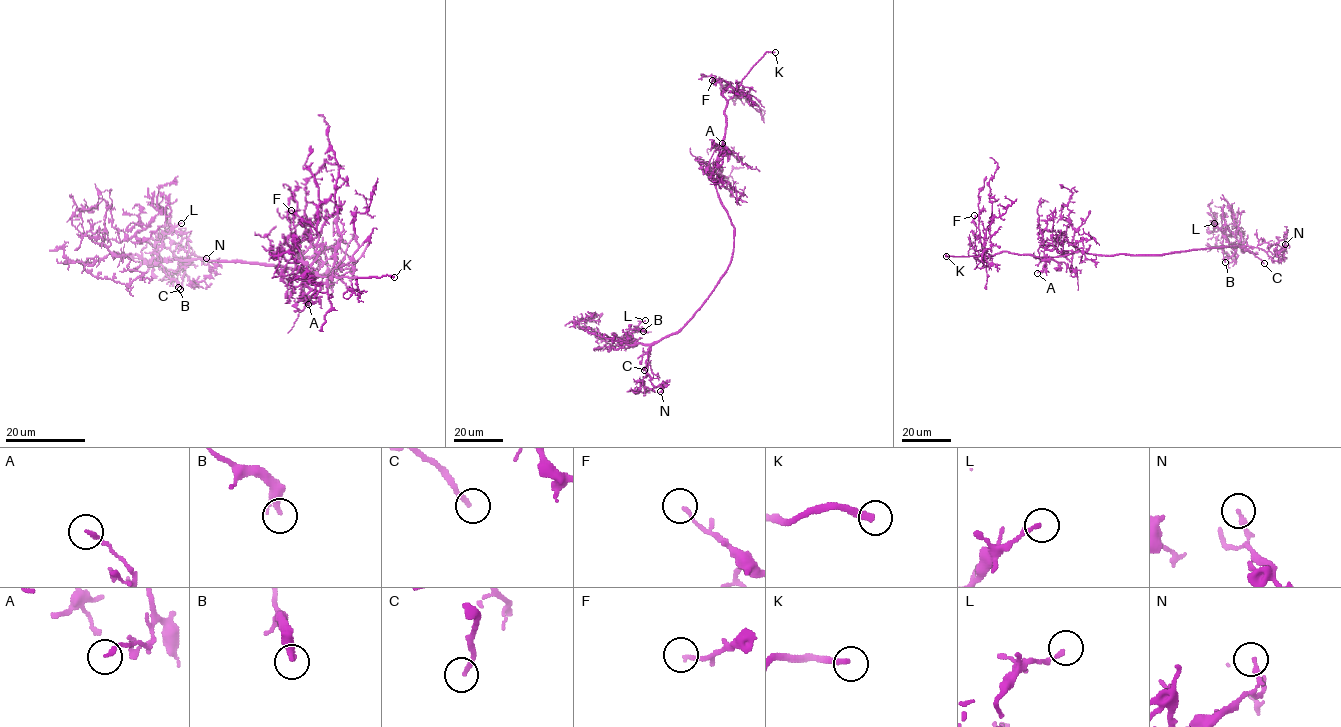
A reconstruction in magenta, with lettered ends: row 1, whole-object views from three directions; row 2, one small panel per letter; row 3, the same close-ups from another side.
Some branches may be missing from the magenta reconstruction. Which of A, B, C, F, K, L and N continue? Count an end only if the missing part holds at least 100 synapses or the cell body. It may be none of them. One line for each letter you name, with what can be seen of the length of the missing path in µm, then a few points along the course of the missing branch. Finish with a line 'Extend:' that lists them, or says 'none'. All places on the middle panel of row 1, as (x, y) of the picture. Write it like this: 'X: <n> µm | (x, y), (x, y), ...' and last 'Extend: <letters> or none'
C: 20 µm | (644, 370), (644, 383), (648, 386), (652, 385)
K: 50 µm | (775, 52), (784, 58), (783, 48), (756, 17), (721, 5)
Extend: C, K

